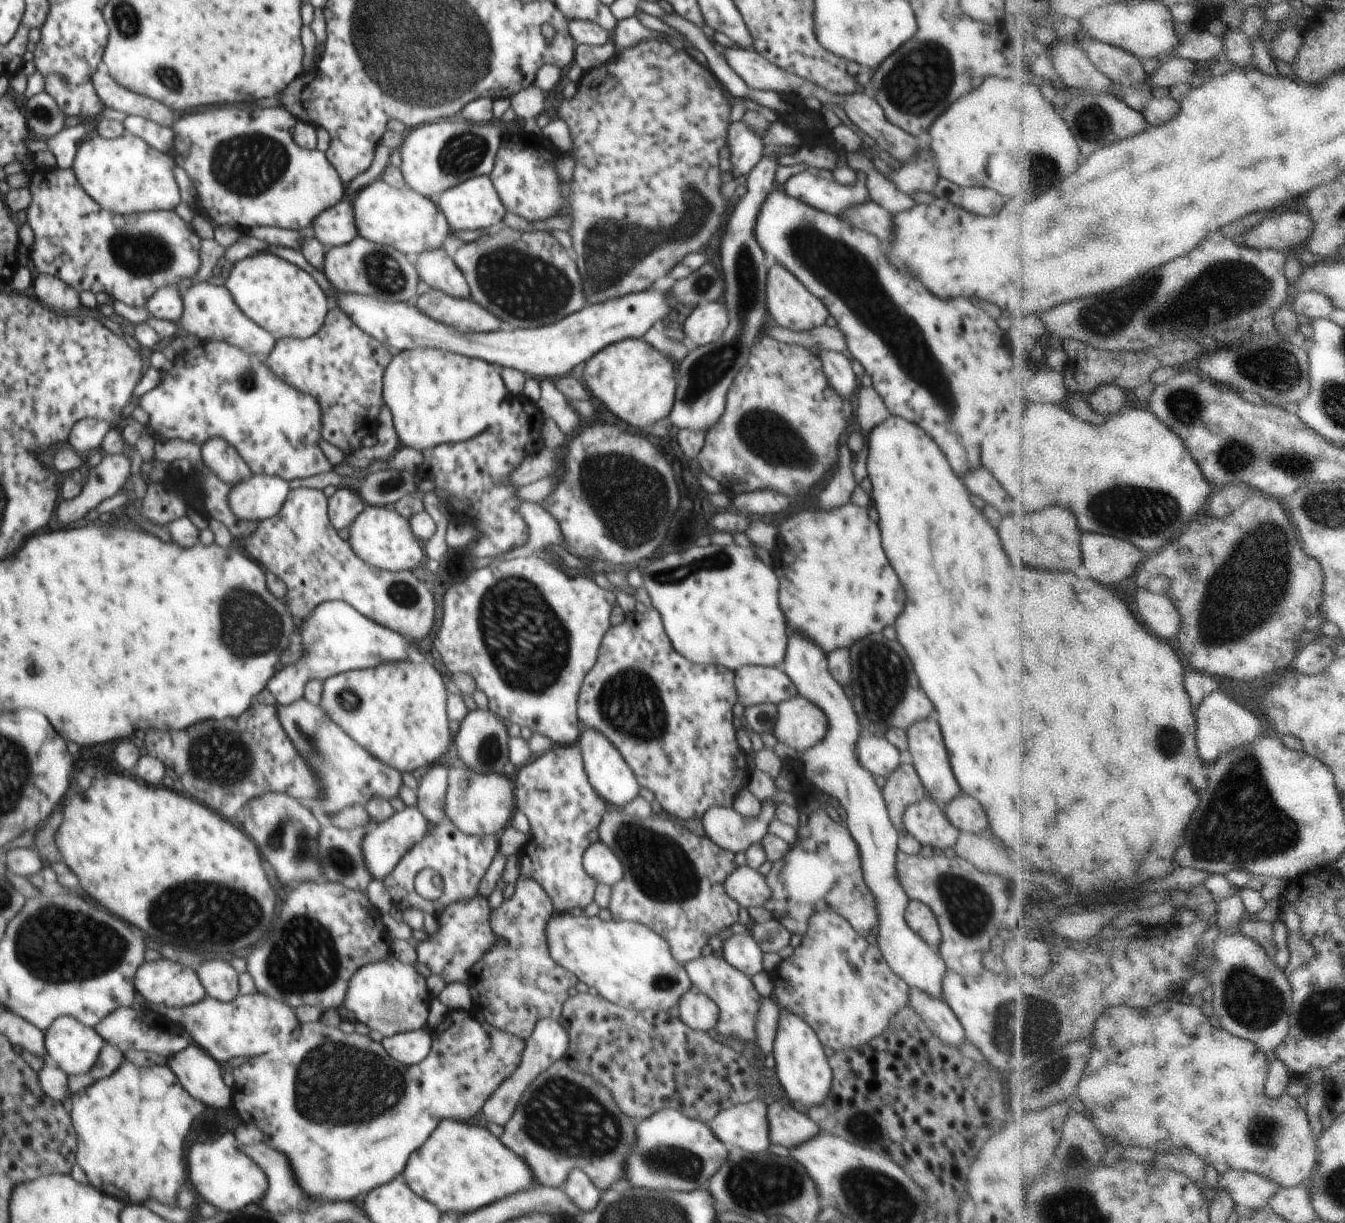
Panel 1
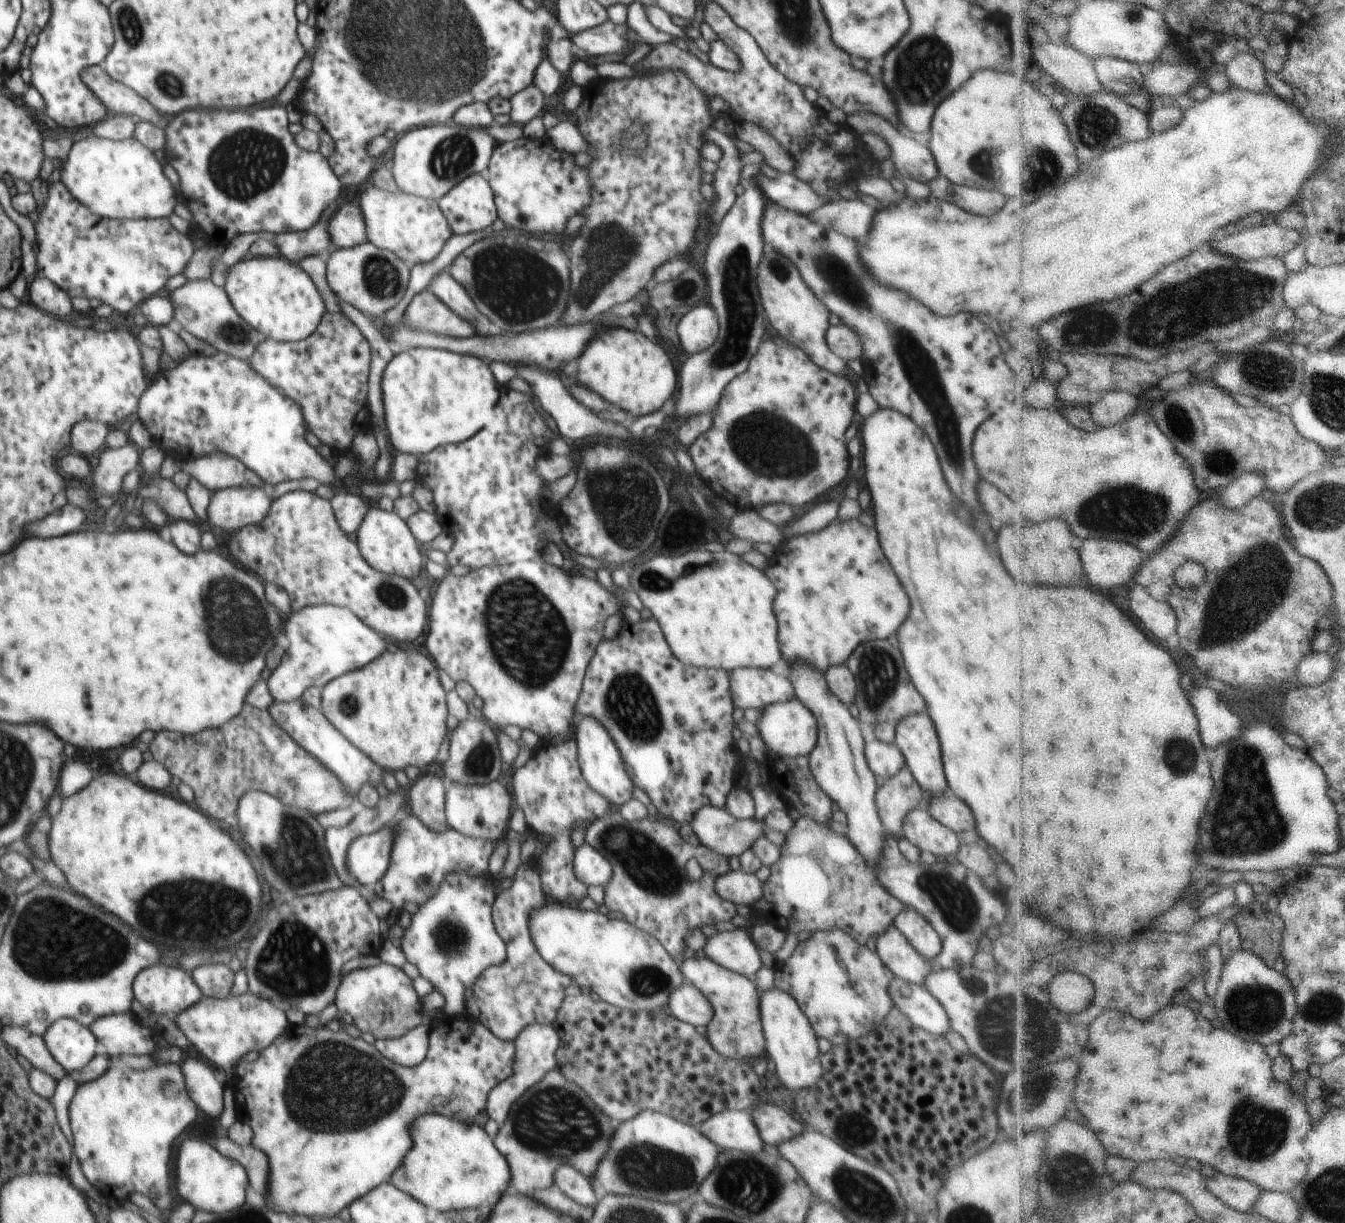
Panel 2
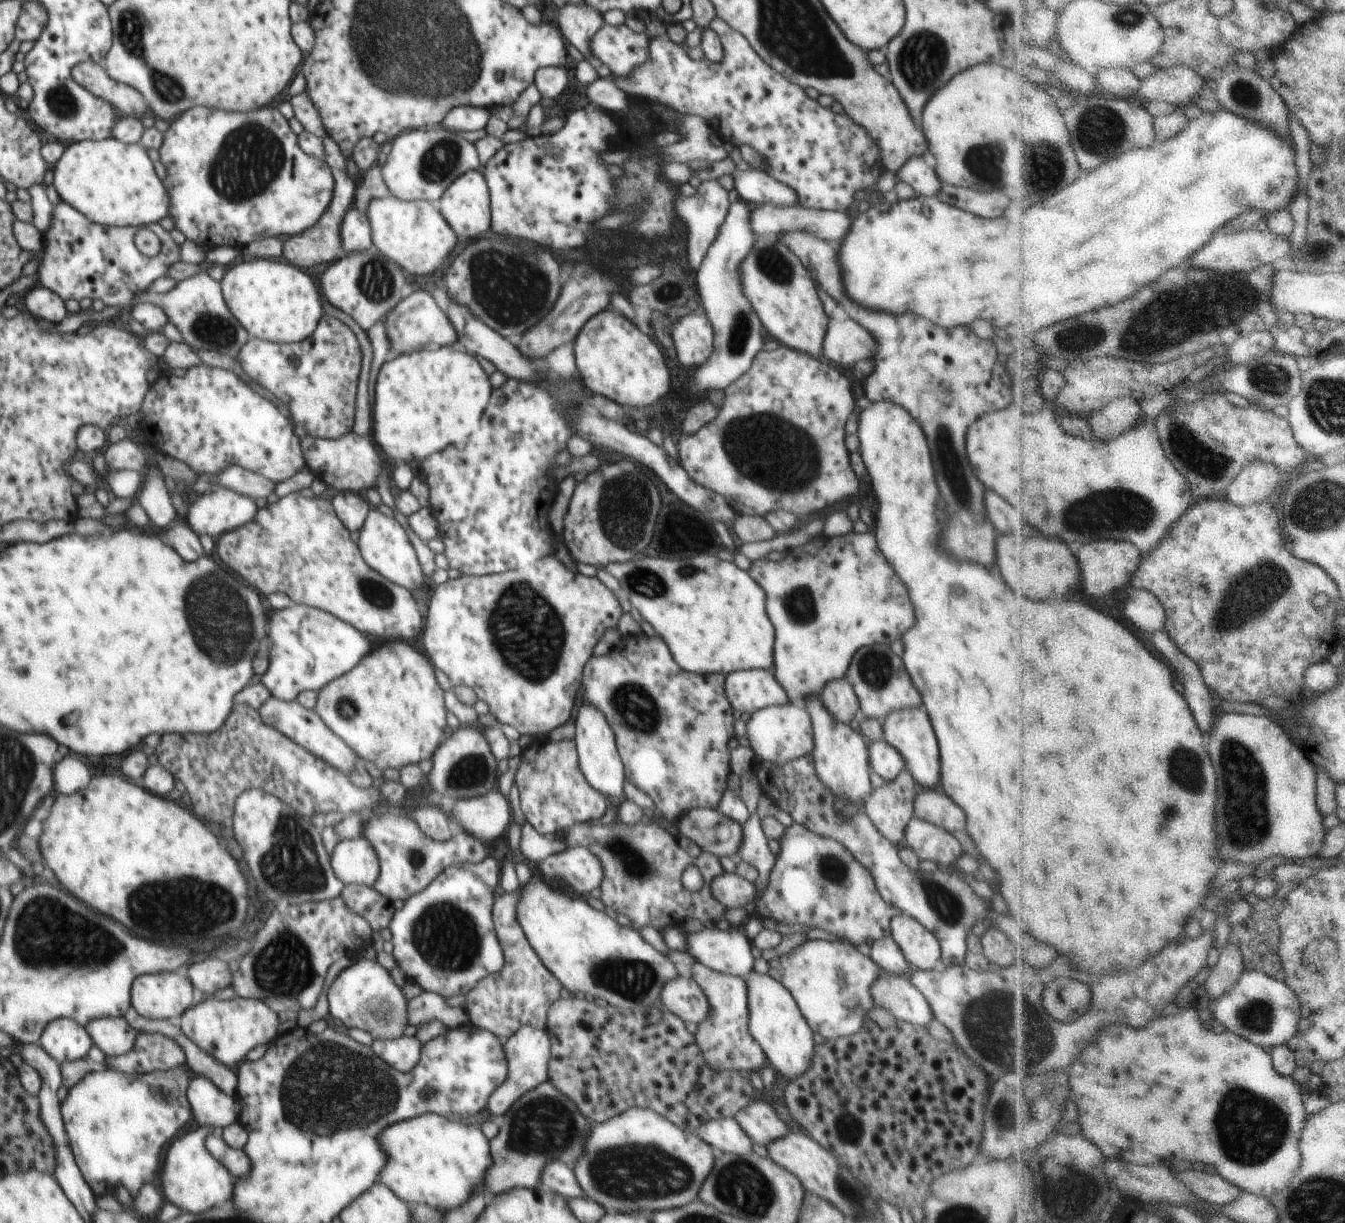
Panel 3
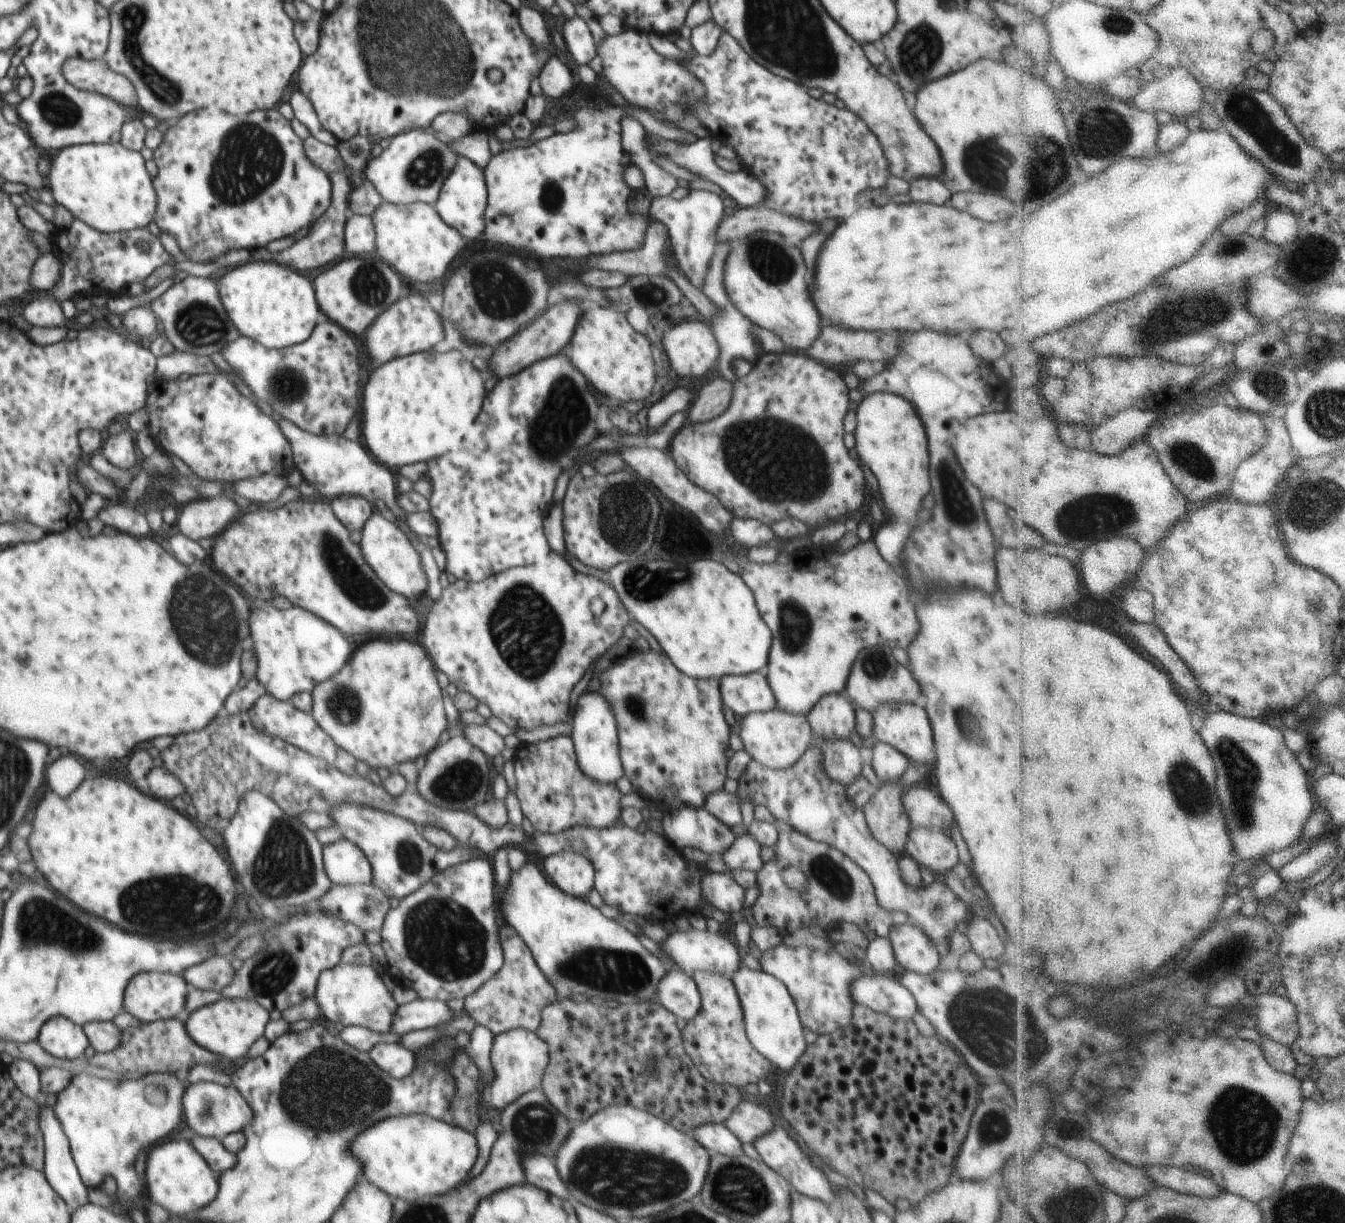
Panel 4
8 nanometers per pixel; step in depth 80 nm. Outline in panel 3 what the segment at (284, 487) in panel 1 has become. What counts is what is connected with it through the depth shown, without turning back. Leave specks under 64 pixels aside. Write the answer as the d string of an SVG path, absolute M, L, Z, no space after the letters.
M218 488L217 491L201 494L194 500L183 519L198 536L220 537L254 520L258 506L254 498L242 496L234 490Z

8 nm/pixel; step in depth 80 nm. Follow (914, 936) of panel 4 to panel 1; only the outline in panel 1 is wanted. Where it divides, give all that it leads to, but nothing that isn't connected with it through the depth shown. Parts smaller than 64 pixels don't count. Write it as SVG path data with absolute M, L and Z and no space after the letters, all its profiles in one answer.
M909 901L905 908L906 924L934 952L940 948L941 932L931 909L921 902Z

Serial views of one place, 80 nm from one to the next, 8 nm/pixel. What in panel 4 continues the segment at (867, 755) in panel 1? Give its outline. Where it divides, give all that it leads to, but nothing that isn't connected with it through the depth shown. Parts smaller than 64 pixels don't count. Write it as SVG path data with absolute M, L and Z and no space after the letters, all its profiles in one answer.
M878 742L867 747L878 779L883 783L897 782L903 773L909 771L911 760L888 744Z

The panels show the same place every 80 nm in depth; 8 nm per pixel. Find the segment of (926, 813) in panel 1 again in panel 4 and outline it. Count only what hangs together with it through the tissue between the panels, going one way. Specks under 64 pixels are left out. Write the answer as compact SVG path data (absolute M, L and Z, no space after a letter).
M933 827L910 828L904 854L934 870L937 876L958 864L958 850L952 838Z

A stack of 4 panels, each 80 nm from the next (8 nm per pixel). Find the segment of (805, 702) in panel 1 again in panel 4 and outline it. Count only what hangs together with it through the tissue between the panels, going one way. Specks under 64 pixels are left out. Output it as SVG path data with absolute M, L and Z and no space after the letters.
M782 710L756 712L745 715L737 721L737 731L744 749L753 760L772 770L786 769L795 764L810 746L814 734L804 714L790 714Z

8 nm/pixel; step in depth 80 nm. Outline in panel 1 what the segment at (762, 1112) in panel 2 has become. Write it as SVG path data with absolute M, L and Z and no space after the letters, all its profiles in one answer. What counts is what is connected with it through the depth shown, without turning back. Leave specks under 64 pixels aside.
M774 1102L768 1105L770 1142L789 1149L817 1135L820 1130L807 1114L808 1110L796 1104L789 1106L783 1102Z

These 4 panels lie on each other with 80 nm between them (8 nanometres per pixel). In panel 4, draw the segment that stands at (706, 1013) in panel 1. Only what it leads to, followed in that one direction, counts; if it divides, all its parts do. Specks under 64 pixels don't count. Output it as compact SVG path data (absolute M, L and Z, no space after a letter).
M669 967L659 982L657 993L662 1007L677 1018L690 1022L698 1016L702 996L696 982L686 973Z

